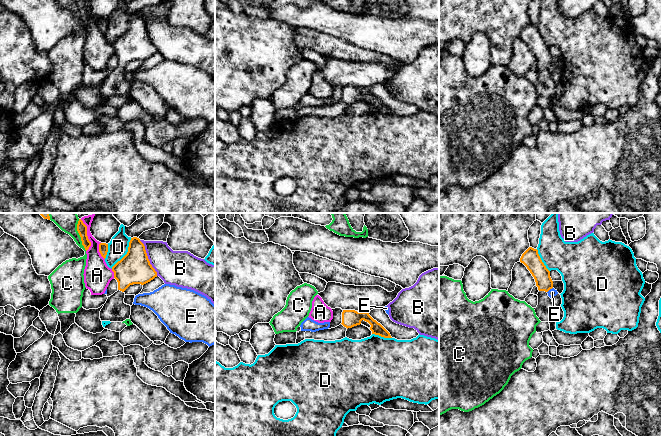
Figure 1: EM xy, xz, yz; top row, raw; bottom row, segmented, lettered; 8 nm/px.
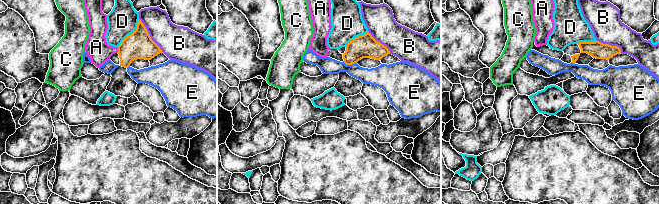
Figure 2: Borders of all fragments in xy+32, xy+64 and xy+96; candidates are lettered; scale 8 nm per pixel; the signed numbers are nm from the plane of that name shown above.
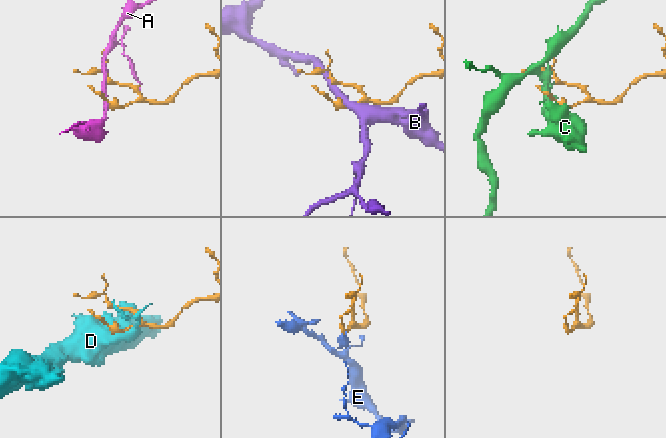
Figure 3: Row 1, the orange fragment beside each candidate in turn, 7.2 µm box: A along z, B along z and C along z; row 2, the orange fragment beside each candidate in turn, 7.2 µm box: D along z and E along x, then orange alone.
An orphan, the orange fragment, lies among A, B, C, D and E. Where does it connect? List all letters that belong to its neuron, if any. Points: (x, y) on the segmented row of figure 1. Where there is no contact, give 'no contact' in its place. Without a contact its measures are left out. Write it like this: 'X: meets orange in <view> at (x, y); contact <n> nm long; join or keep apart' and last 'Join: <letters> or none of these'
A: meets orange in xy at (86, 235); contact 260 nm long; keep apart
B: meets orange in xy at (147, 258); contact 320 nm long; keep apart
C: meets orange in xy at (79, 234); contact 260 nm long; keep apart
D: meets orange in xy at (127, 253); contact 300 nm long; keep apart
E: meets orange in yz at (549, 289); contact 60 nm long; keep apart
Join: none of these

